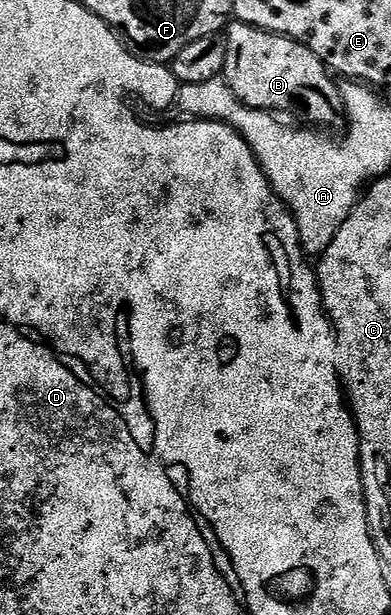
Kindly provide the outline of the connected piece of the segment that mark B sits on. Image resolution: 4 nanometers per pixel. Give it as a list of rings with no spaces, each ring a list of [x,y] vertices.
[[[236,20],[228,23],[224,35],[227,64],[223,77],[231,92],[235,92],[243,104],[281,116],[301,114],[302,123],[316,124],[329,132],[336,131],[333,130],[336,126],[346,125],[345,101],[341,98],[338,79],[319,60],[319,56],[311,52],[311,48],[293,38],[272,34],[269,30],[260,30],[258,26]]]

